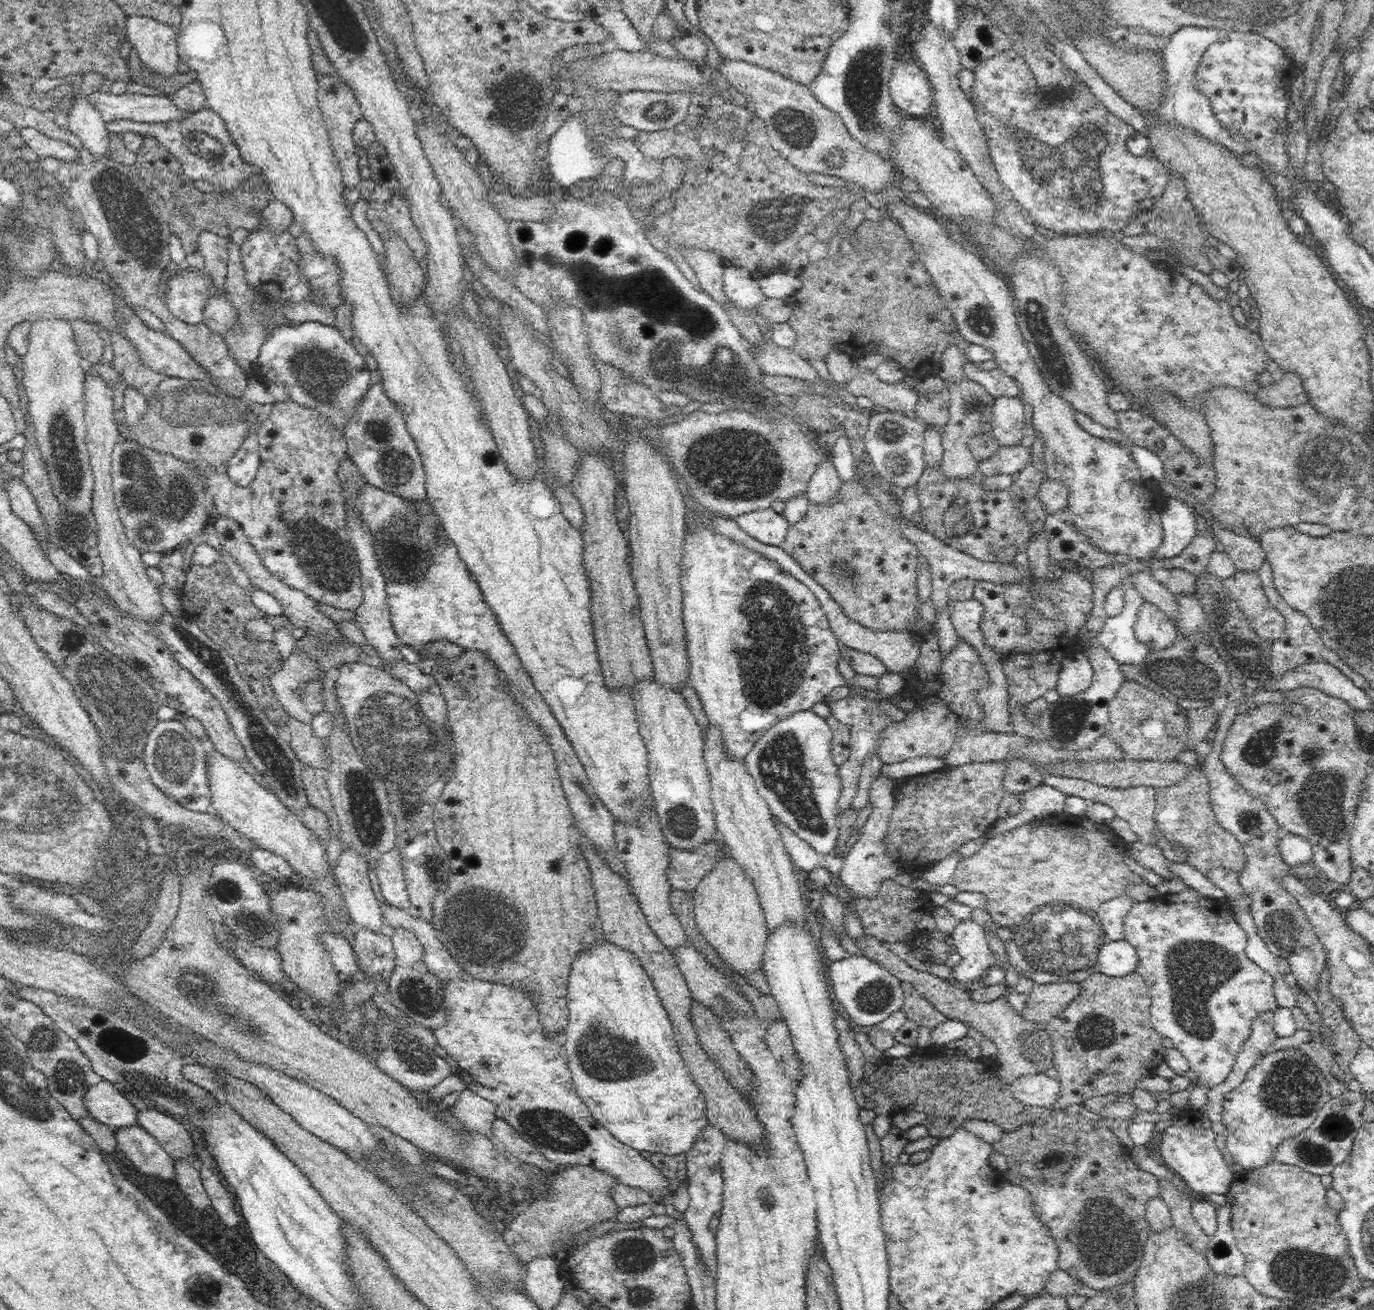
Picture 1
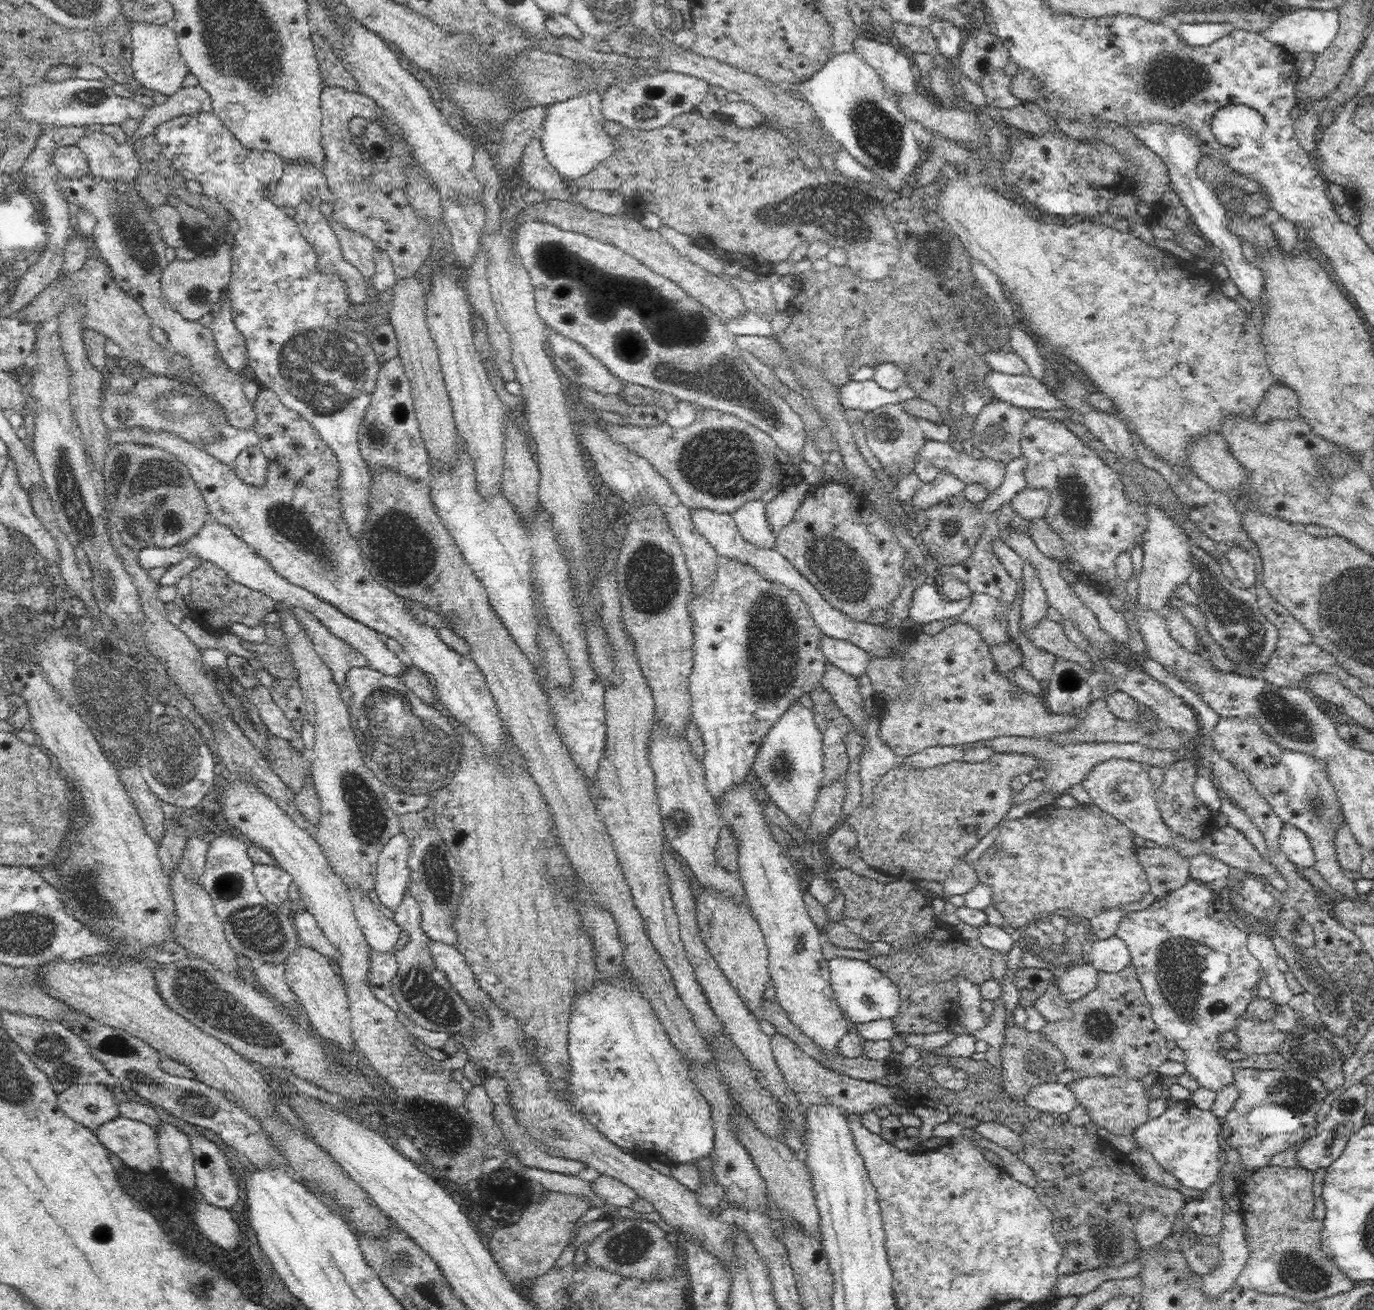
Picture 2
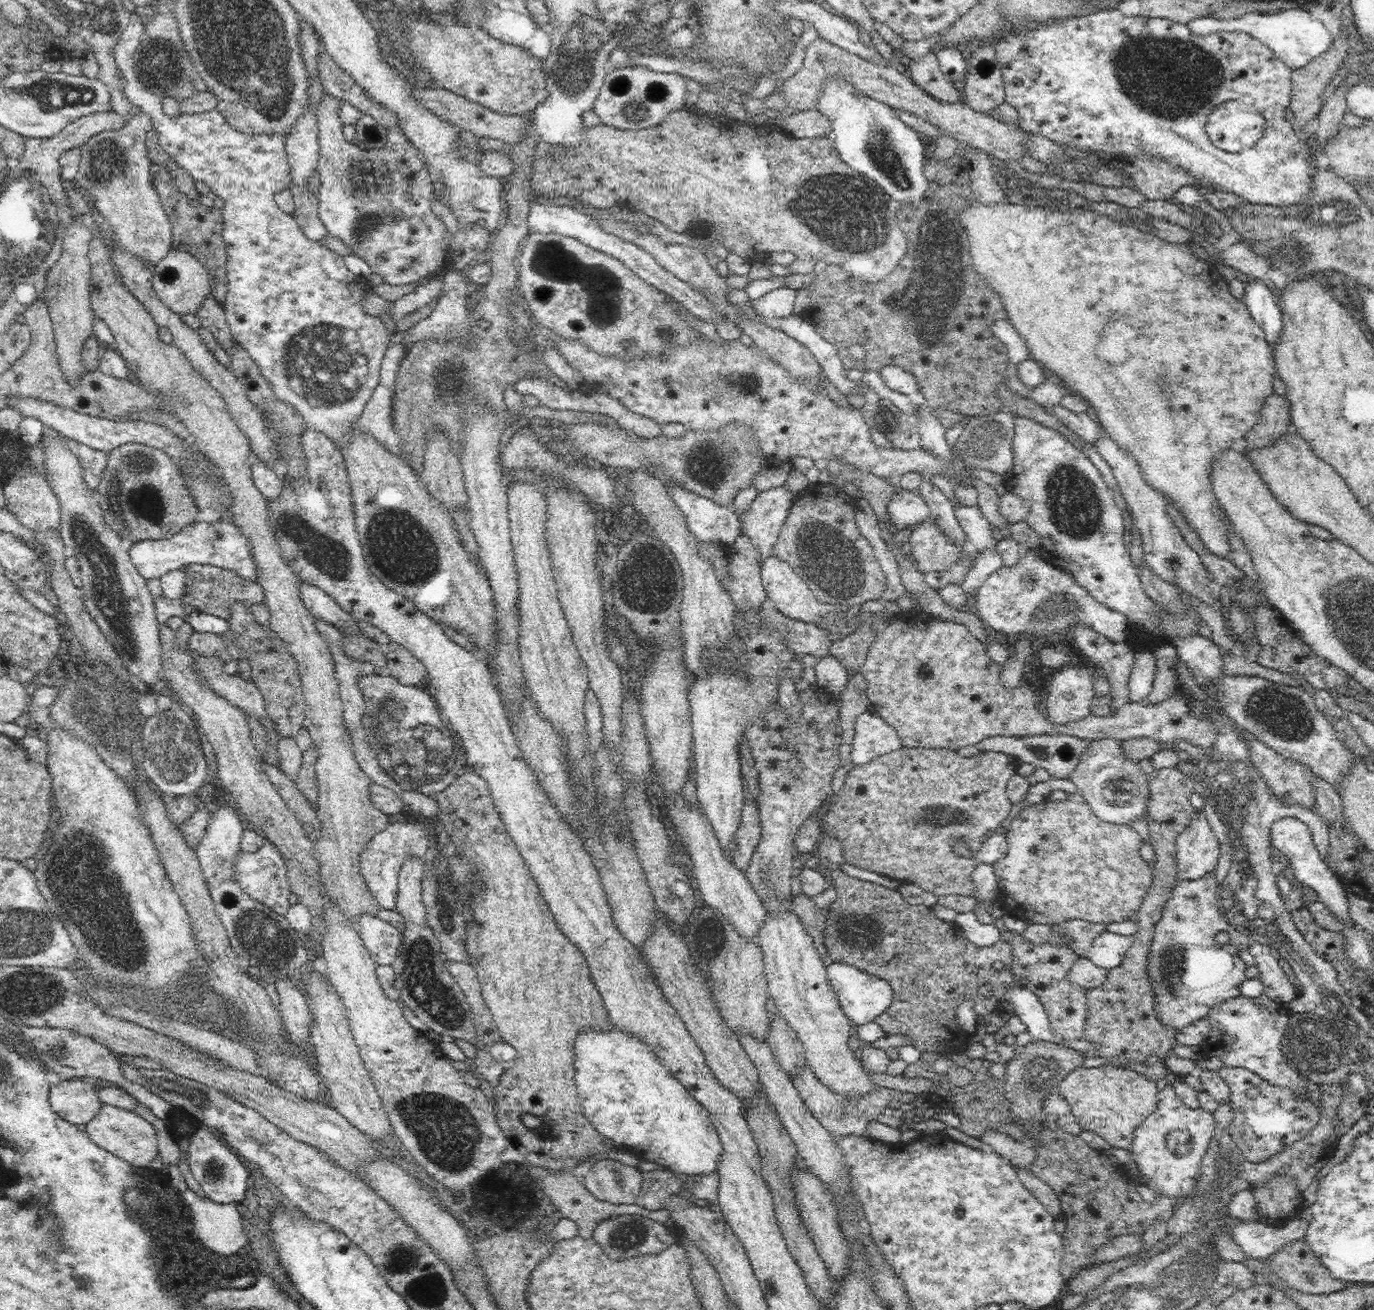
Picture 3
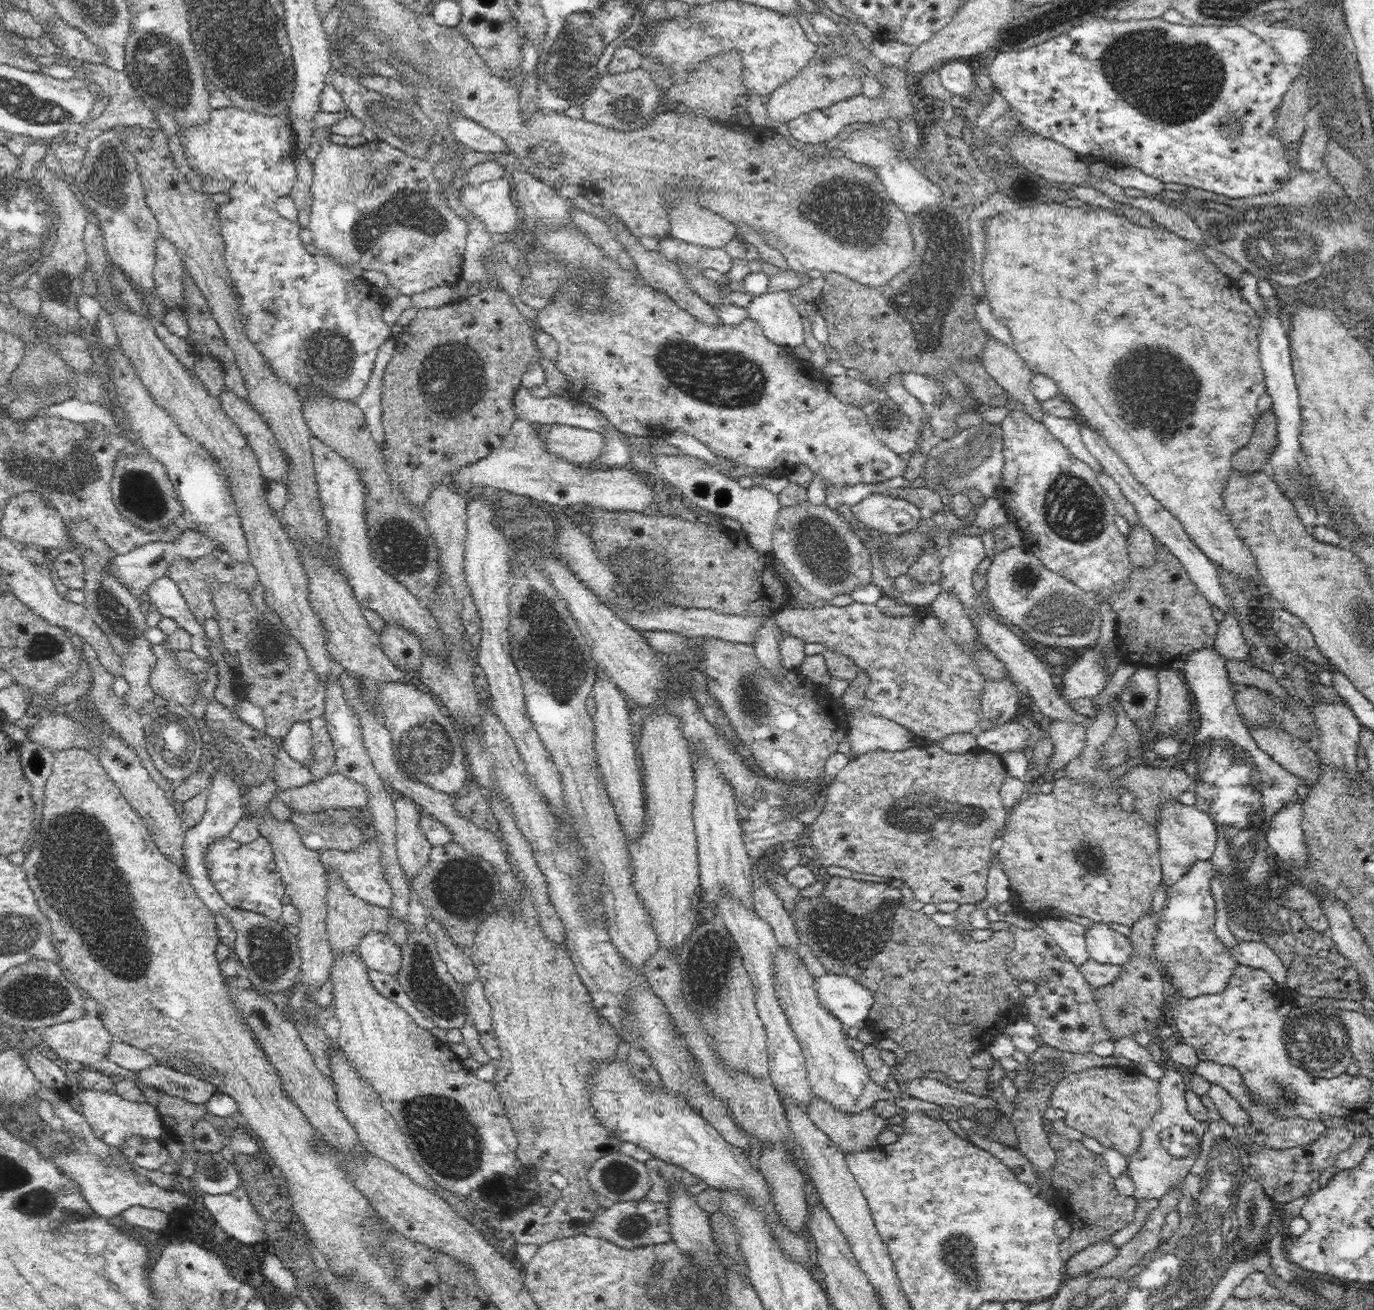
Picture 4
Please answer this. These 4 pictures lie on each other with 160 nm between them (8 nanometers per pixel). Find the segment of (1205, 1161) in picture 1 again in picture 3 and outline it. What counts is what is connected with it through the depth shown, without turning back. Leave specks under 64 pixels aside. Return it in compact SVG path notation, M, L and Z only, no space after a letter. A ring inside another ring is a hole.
M1172 1078L1169 1079L1167 1086L1158 1094L1156 1110L1135 1130L1130 1148L1137 1169L1146 1180L1145 1185L1157 1194L1165 1194L1176 1200L1186 1197L1195 1185L1199 1175L1200 1161L1206 1154L1214 1131L1213 1113L1201 1107L1186 1106L1175 1094ZM1170 1138L1176 1140L1176 1144L1172 1144ZM1170 1144L1178 1148L1170 1148Z

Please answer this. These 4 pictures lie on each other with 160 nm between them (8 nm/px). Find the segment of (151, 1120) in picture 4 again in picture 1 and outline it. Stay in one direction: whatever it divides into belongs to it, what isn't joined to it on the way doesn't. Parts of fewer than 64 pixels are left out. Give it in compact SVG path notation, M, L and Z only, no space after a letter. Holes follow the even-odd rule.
M138 1123L115 1129L117 1148L122 1150L134 1166L146 1175L164 1180L175 1180L175 1160Z

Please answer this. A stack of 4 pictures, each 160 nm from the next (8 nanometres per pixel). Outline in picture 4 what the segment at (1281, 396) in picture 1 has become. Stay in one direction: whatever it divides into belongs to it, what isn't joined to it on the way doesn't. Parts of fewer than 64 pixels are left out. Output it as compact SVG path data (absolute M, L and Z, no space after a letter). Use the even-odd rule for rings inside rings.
M1273 409L1260 413L1246 446L1232 455L1233 471L1252 475L1266 470L1277 448L1277 420Z

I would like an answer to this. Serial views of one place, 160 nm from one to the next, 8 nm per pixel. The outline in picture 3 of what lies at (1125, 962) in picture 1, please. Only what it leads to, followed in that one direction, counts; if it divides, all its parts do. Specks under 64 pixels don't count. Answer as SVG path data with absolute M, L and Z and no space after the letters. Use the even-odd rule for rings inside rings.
M1105 930L1092 942L1088 958L1094 965L1108 972L1112 968L1120 966L1132 946L1132 942L1132 936L1128 937Z

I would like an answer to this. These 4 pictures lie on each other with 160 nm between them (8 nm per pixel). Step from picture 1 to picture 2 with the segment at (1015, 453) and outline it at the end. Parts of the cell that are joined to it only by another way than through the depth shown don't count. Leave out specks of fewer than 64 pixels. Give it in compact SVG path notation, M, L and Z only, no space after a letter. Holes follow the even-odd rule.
M927 439L916 454L918 461L926 461L938 471L948 471L966 484L982 484L990 489L990 495L1003 482L1006 464L994 459L974 460L969 450L959 452L946 442Z

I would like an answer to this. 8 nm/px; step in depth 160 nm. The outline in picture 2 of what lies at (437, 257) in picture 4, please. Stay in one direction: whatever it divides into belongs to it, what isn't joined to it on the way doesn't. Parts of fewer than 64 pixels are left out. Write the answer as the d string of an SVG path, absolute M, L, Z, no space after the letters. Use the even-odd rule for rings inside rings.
M323 86L321 92L323 173L327 185L336 198L333 204L334 220L354 232L370 238L375 246L386 251L396 277L414 277L430 258L432 227L420 217L406 201L404 166L412 164L411 146L401 136L391 143L391 155L385 163L366 158L362 148L353 141L349 132L355 116L370 117L376 108L375 101L360 91L347 92L342 87Z

